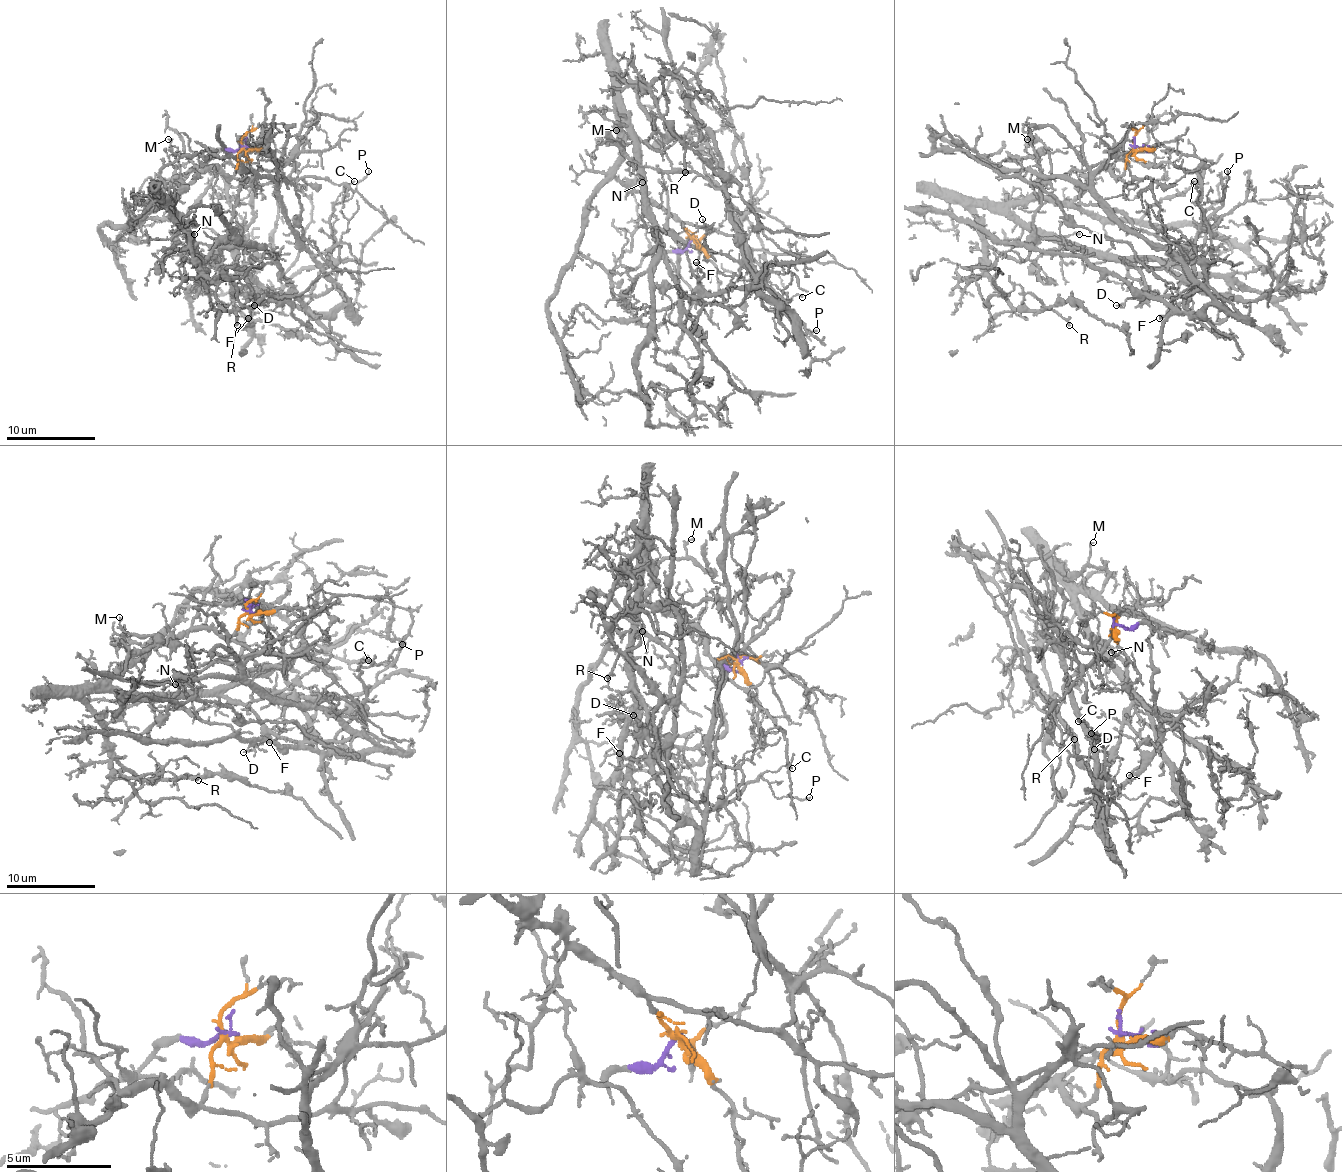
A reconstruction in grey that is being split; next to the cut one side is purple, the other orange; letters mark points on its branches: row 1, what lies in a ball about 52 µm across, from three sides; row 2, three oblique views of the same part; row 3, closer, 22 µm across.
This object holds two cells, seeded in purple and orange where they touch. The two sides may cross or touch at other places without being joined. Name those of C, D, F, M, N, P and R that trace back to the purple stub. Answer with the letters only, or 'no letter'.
C, F, P

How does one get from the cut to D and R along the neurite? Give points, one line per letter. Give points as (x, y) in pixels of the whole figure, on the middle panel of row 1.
D: (691, 237), (615, 175), (622, 113), (653, 222), (693, 246), (704, 242), (708, 228), (702, 220)
R: (691, 237), (686, 228), (615, 175), (620, 78), (651, 93), (668, 131), (684, 146), (684, 173)

